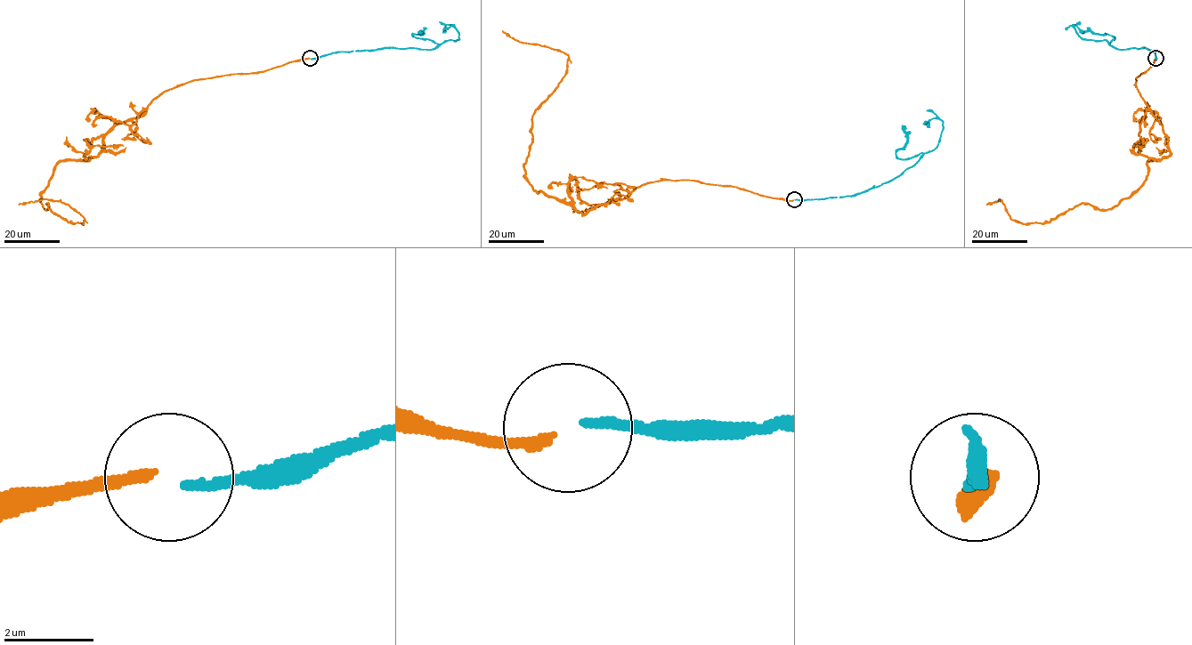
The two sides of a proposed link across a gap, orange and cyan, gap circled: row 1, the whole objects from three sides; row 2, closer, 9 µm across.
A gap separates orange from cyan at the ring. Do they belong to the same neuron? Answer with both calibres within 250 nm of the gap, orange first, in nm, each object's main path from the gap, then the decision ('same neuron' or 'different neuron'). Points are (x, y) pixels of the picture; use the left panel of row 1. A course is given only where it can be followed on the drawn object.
220/200 nm | orange via (310, 58), (181, 84), (117, 124), (96, 156), (62, 159), (40, 203), (83, 223), (60, 201), (18, 204) | cyan via (311, 59), (387, 47), (433, 50), (459, 38), (449, 25), (445, 32) | different neuron

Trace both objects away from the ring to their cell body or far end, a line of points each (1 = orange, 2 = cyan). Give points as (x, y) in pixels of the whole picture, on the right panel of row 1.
1: (1155, 58), (1136, 84), (1170, 153), (1147, 163), (1128, 197), (1043, 223), (1012, 220), (999, 199), (986, 204)
2: (1155, 59), (1155, 52), (1144, 47), (1117, 50), (1106, 40), (1082, 38), (1074, 25), (1082, 32)

